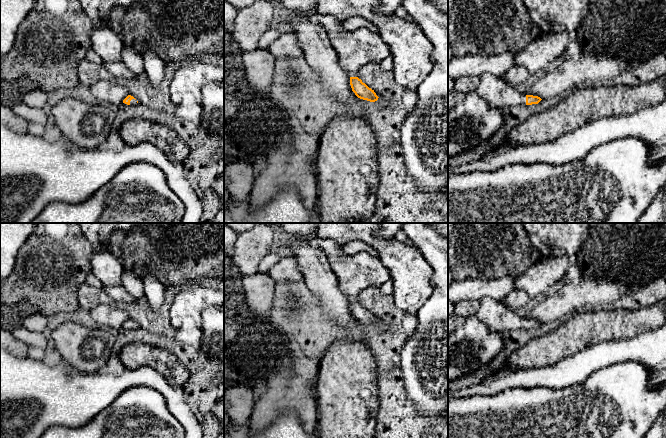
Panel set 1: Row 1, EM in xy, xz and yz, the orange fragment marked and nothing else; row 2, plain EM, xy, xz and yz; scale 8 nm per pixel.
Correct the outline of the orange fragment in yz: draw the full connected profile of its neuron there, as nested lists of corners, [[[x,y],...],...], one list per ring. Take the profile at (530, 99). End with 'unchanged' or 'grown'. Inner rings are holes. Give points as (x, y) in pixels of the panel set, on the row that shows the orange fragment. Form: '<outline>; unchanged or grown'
[[[494,75],[480,76],[477,92],[488,104],[500,110],[518,105],[538,104],[542,100],[538,96],[519,93],[516,88],[508,85],[501,77]]]; grown

